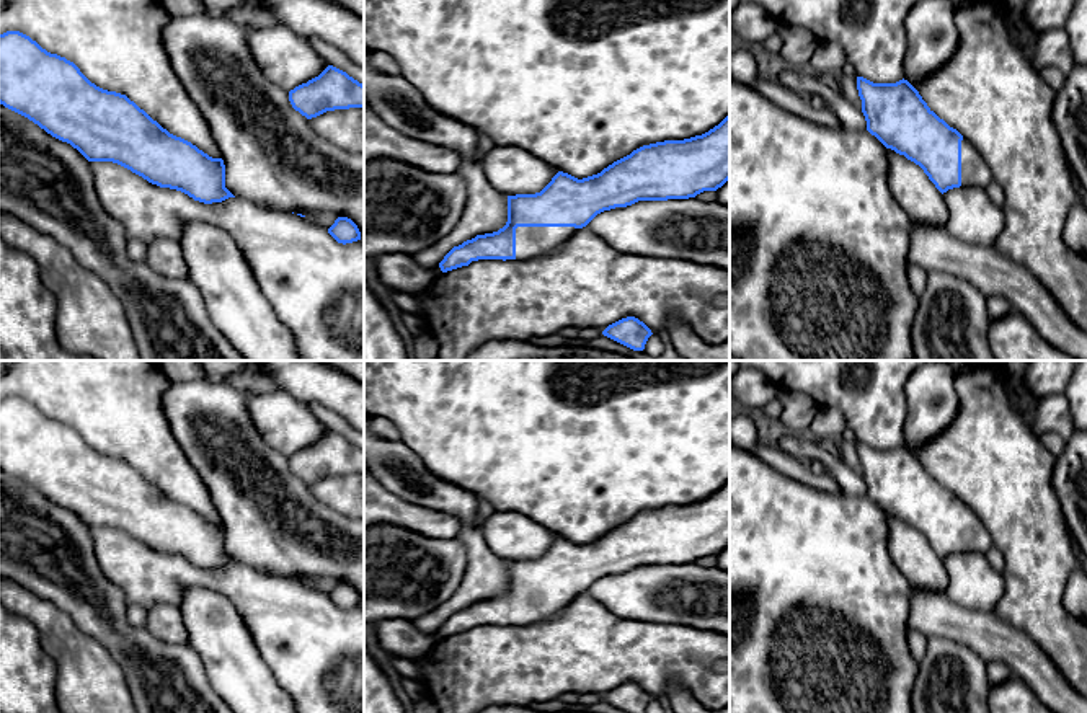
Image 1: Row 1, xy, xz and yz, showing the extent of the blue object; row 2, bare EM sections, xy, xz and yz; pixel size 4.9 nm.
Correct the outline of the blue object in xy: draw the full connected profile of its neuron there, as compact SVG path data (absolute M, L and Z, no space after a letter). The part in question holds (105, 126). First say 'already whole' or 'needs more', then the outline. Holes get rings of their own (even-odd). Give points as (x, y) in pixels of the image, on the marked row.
already whole; M20 31L0 34L0 104L70 144L88 162L113 162L152 184L212 204L235 197L225 188L225 165L191 142L170 134L126 95L91 83L80 69L42 49Z

